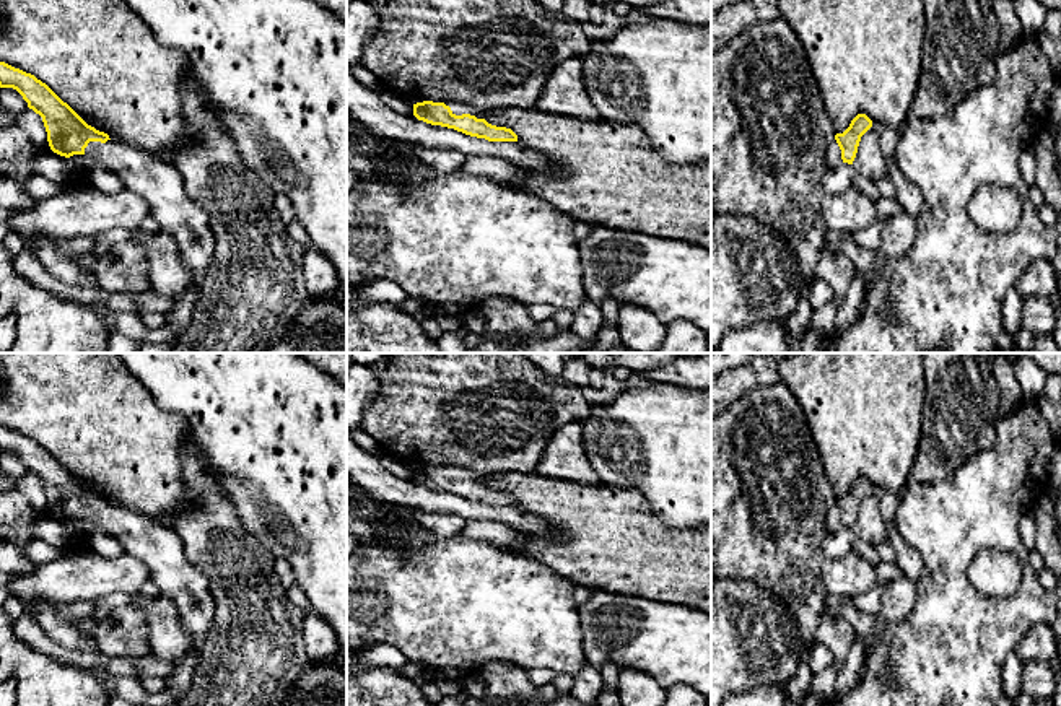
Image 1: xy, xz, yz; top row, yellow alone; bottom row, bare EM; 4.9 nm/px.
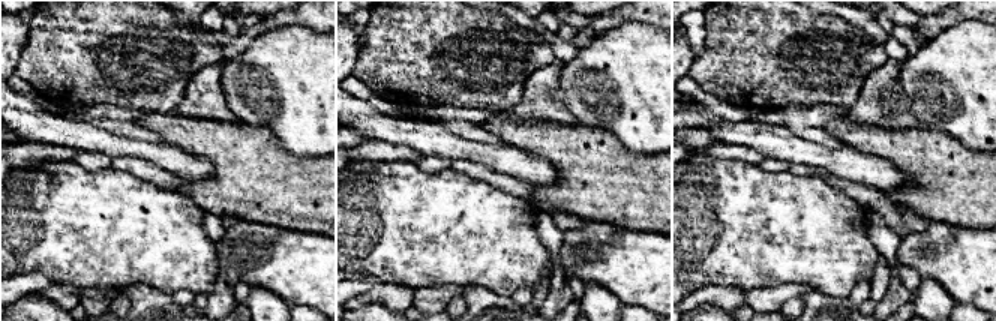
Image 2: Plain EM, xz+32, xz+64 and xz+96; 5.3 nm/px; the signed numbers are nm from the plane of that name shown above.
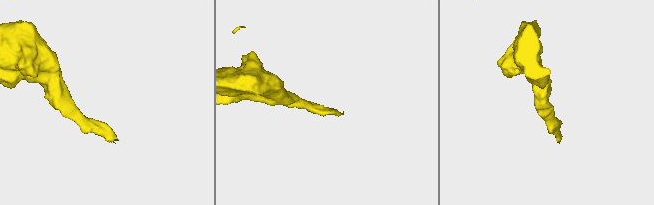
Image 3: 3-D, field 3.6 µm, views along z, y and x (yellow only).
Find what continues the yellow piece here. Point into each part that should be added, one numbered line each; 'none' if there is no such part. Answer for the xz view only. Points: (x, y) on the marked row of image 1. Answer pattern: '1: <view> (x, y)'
1: xz (458, 108)

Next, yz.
1: yz (833, 153)

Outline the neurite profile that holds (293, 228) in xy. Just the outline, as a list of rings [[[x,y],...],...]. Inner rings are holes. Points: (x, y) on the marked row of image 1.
[[[295,216],[291,221],[288,221],[286,224],[286,233],[298,241],[304,249],[311,247],[308,233],[304,229],[304,226],[301,224],[301,221]]]

